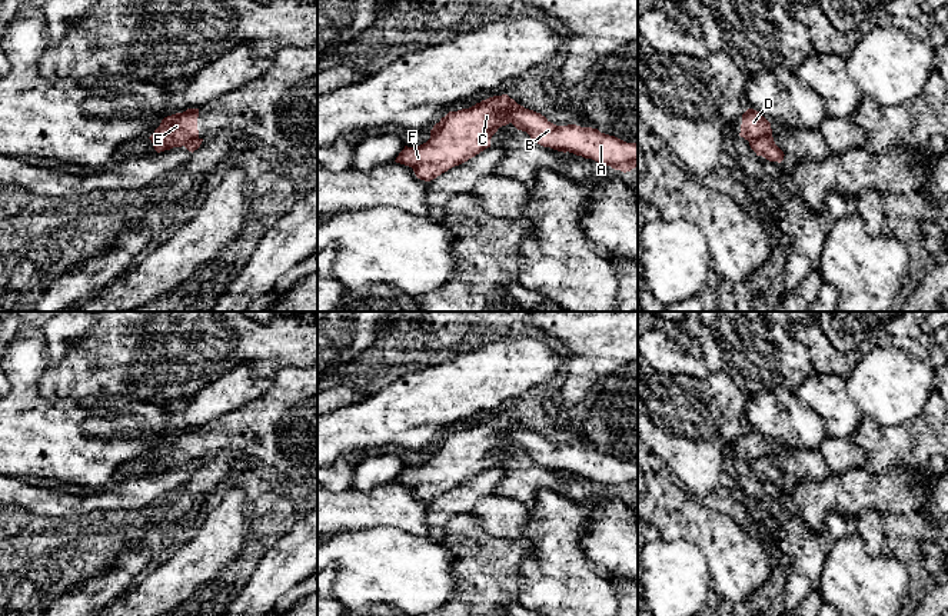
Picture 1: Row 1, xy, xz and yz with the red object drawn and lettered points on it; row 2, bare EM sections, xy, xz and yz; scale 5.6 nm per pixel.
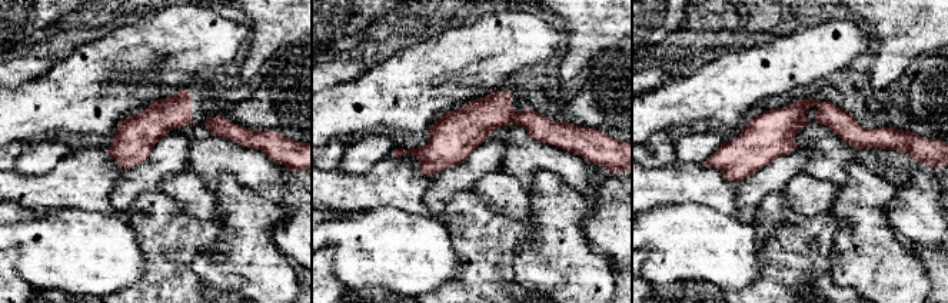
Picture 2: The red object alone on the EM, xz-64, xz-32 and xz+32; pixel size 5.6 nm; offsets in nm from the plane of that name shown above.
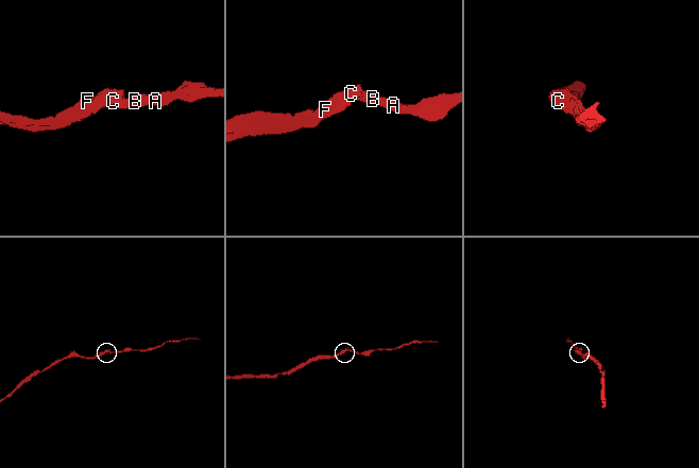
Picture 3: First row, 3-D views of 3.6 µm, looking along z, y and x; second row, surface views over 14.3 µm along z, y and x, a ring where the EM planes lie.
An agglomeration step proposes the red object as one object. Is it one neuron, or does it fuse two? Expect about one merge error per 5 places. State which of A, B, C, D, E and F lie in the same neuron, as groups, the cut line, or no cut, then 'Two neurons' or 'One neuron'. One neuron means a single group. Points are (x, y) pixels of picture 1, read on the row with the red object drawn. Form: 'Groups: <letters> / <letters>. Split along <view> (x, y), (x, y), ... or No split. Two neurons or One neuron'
Groups: A B / C D E F. Split along yz (771, 136), (762, 136), (749, 142). Two neurons

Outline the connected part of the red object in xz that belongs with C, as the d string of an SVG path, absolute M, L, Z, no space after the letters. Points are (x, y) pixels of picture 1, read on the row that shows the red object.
M502 94L449 111L433 126L426 143L405 146L395 162L412 167L418 179L430 182L490 147L498 129L510 123L515 104L513 99Z

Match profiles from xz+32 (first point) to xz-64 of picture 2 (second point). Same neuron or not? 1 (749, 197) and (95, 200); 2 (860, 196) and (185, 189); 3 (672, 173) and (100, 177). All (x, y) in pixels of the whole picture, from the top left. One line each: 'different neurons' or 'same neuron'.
1: different neurons
2: different neurons
3: same neuron

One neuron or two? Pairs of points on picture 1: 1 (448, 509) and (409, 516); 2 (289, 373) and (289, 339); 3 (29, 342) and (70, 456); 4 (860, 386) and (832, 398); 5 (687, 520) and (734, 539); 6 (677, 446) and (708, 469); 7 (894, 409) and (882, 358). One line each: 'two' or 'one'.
1: two
2: two
3: one
4: two
5: one
6: one
7: one

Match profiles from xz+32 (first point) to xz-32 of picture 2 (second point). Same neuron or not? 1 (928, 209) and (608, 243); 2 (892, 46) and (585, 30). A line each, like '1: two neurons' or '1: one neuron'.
1: one neuron
2: one neuron

